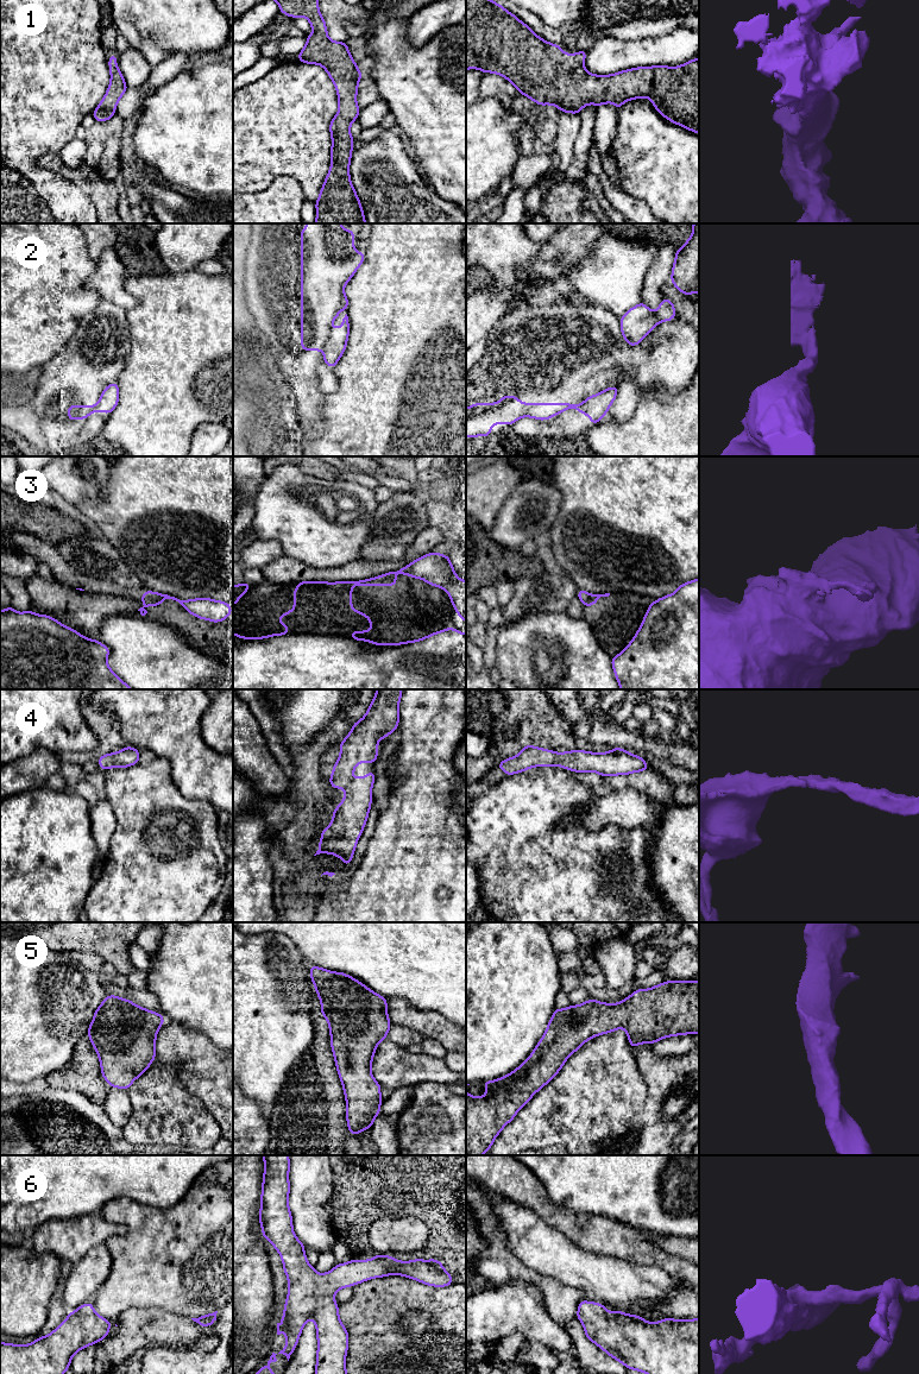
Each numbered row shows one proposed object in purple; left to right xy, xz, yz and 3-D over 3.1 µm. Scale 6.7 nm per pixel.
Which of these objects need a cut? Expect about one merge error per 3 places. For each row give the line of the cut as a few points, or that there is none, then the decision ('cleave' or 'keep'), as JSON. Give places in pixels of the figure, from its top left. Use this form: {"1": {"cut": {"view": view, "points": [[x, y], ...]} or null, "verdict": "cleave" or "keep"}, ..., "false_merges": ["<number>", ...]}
{"1": {"cut": null, "verdict": "keep"}, "2": {"cut": {"view": "xz", "points": [[331, 331], [322, 350]]}, "verdict": "cleave"}, "3": {"cut": {"view": "xy", "points": [[142, 599], [161, 600]]}, "verdict": "cleave"}, "4": {"cut": null, "verdict": "keep"}, "5": {"cut": null, "verdict": "keep"}, "6": {"cut": null, "verdict": "keep"}, "false_merges": ["2", "3"]}

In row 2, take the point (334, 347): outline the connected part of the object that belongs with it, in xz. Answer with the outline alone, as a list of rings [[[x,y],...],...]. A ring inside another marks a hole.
[[[347,314],[342,319],[342,326],[339,328],[333,328],[328,335],[328,339],[323,347],[323,361],[334,368],[339,359],[345,352],[348,335],[350,335],[350,320]]]

